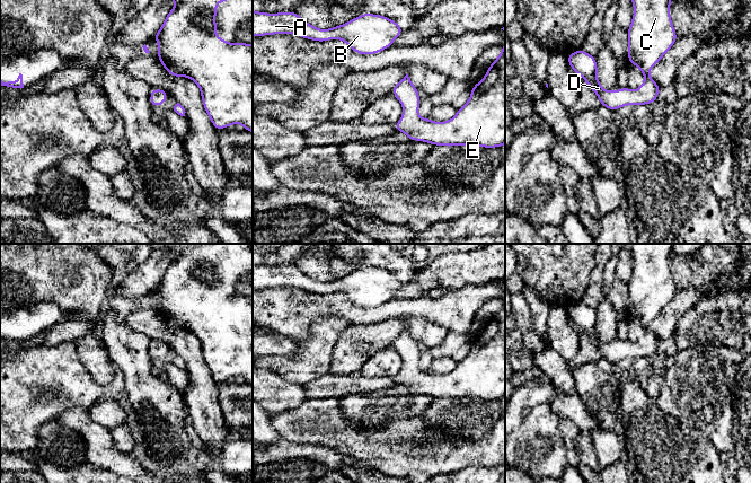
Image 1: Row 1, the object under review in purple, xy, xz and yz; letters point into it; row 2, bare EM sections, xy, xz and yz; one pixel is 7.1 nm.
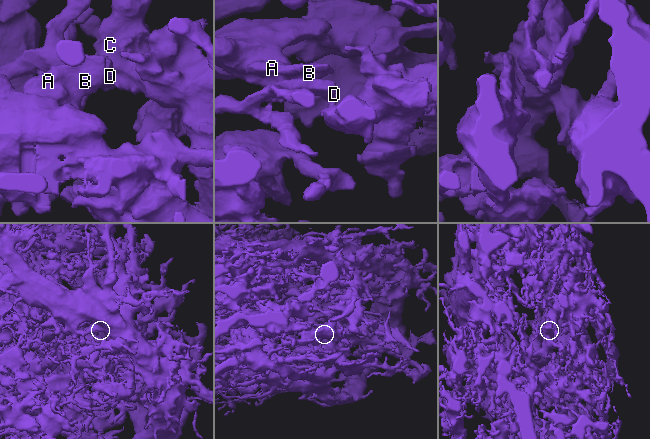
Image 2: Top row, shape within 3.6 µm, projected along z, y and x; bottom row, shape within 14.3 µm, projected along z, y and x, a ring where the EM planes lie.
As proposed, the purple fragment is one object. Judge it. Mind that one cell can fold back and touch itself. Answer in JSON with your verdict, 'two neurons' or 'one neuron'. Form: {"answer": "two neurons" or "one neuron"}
{"answer": "one neuron"}

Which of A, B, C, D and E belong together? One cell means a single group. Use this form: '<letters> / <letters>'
A B C D E

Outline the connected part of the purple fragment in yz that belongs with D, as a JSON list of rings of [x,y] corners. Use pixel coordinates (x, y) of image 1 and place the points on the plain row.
[[[626,244],[634,258],[631,276],[627,282],[628,316],[637,318],[644,335],[631,344],[627,339],[618,343],[604,343],[598,332],[597,311],[583,301],[567,308],[568,318],[584,332],[598,349],[601,359],[615,365],[626,358],[653,357],[661,340],[651,331],[650,323],[678,292],[670,258],[672,244]]]

